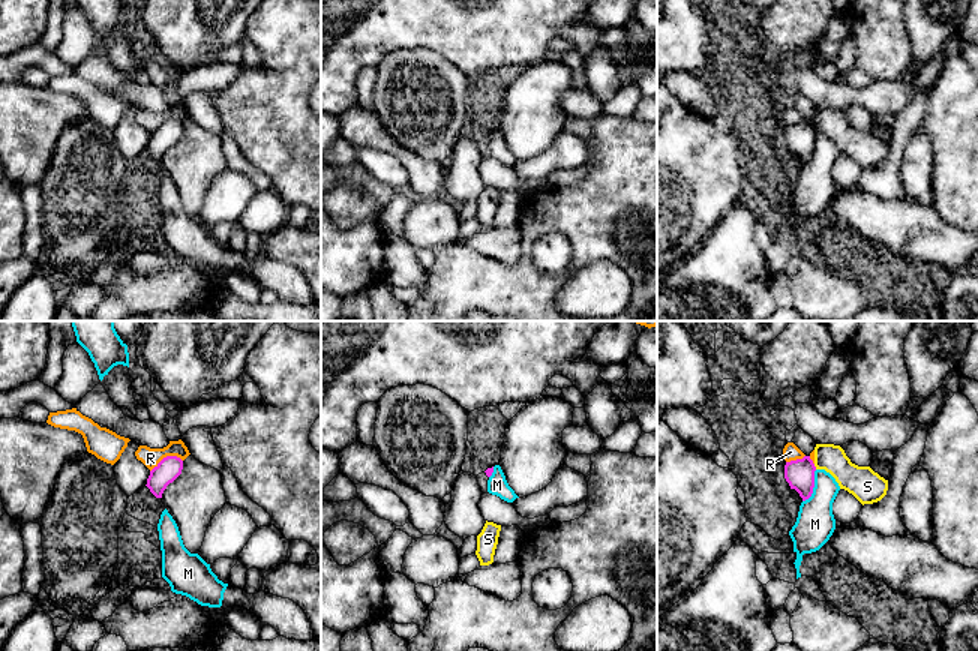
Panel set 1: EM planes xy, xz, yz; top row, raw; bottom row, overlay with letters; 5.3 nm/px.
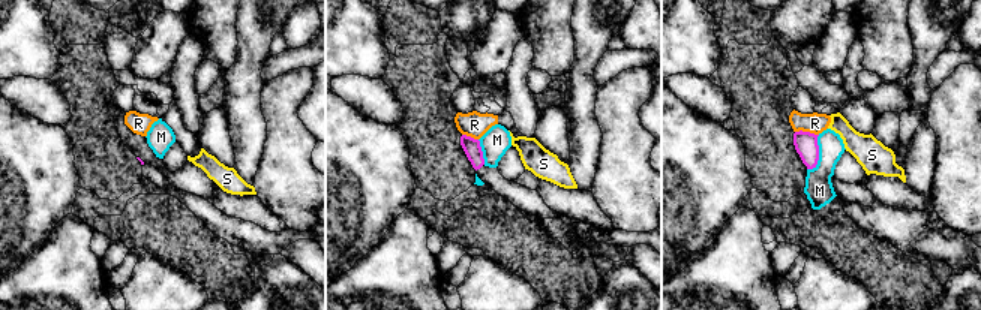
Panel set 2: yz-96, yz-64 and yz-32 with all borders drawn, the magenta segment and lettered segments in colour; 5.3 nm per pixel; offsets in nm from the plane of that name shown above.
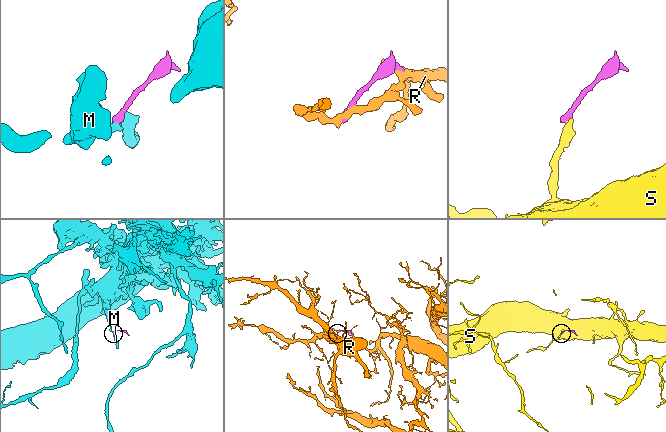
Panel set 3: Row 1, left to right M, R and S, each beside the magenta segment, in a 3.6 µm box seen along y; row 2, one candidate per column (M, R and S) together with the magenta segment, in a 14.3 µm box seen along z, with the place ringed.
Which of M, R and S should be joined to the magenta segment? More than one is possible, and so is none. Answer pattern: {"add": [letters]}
{"add": []}

